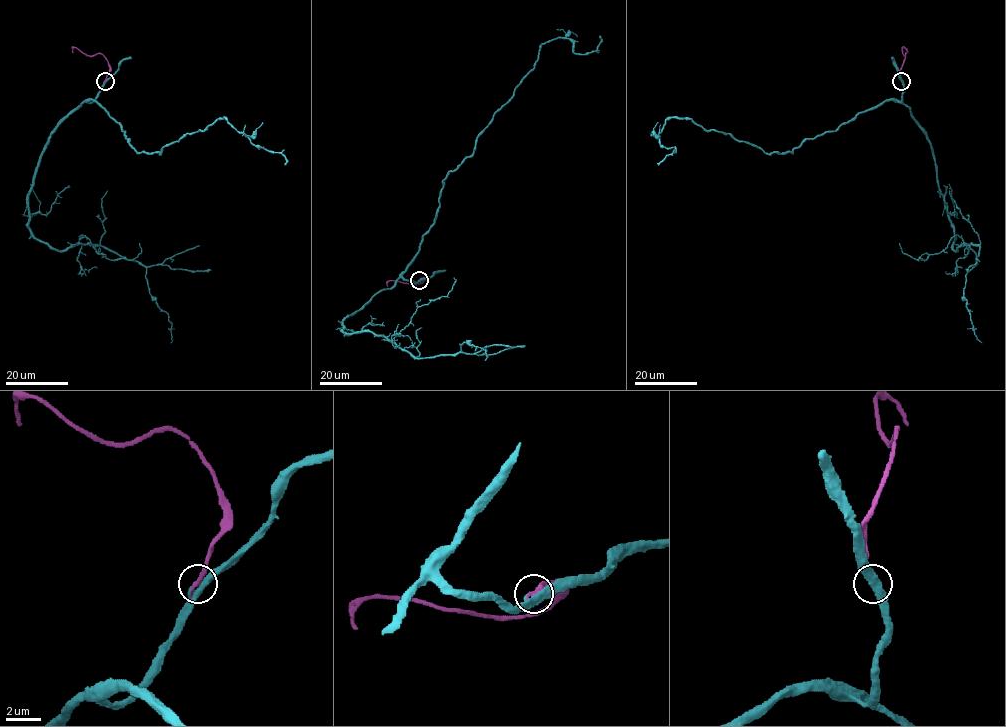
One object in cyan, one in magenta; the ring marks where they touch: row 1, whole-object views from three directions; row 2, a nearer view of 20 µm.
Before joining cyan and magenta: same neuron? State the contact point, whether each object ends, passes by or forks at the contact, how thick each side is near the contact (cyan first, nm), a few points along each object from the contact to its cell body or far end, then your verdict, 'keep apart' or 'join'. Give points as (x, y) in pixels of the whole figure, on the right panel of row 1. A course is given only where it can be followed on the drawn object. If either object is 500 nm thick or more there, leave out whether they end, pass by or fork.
at (901, 81); cyan forks there; magenta ends there; 320 nm thick on the cyan side, 320 nm on the other; cyan runs (901, 81), (900, 102), (858, 112), (792, 152), (765, 153), (668, 118), (659, 143), (675, 150), (657, 164); magenta runs (901, 81), (905, 54), (902, 48), (907, 52); join

